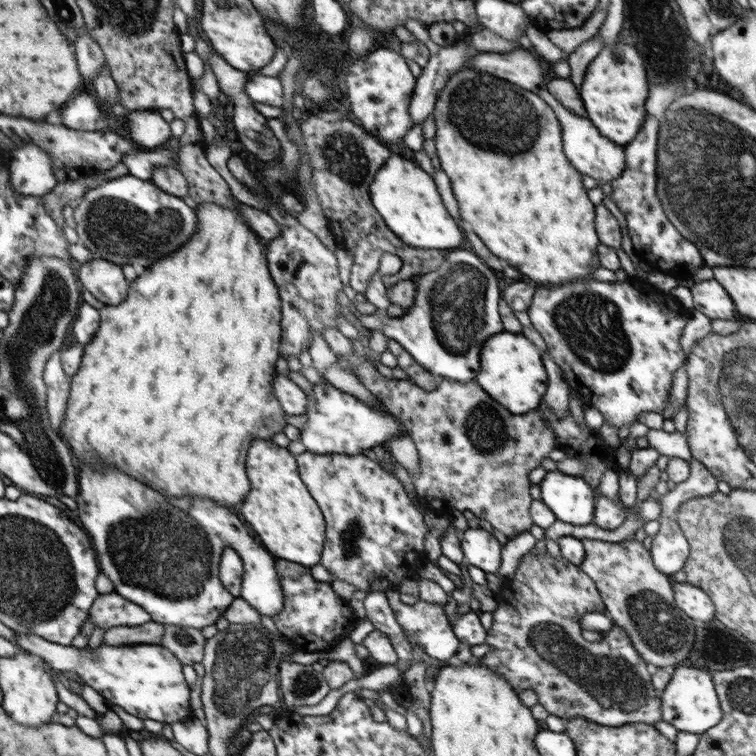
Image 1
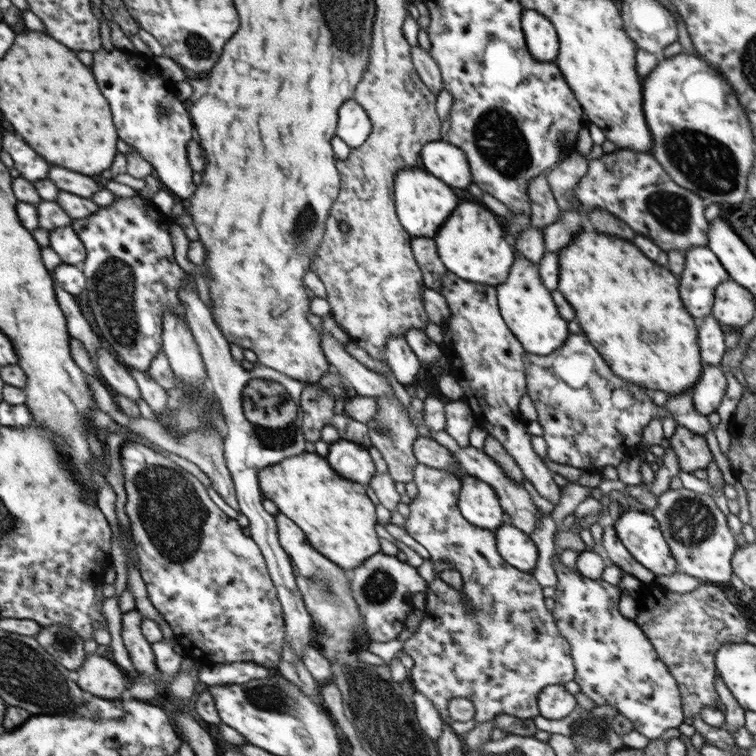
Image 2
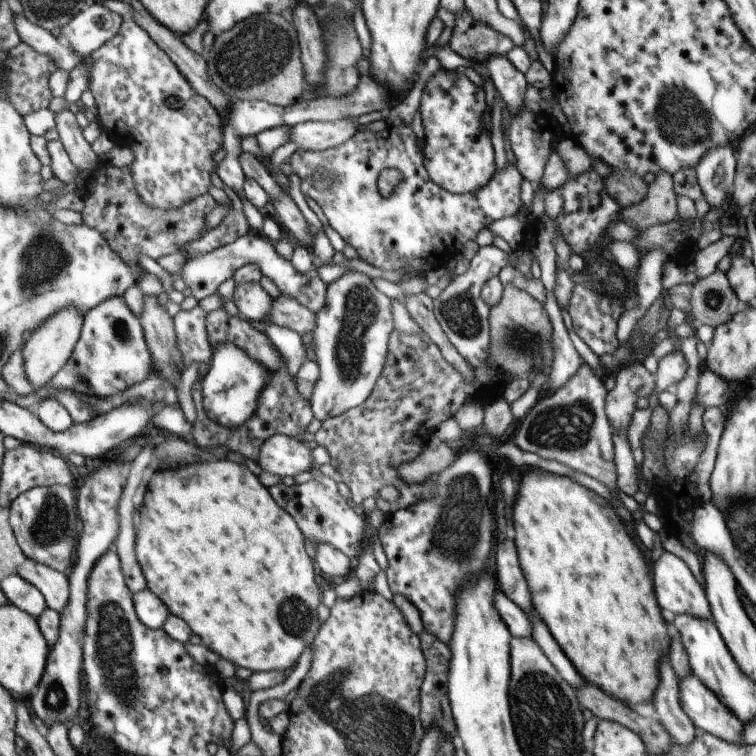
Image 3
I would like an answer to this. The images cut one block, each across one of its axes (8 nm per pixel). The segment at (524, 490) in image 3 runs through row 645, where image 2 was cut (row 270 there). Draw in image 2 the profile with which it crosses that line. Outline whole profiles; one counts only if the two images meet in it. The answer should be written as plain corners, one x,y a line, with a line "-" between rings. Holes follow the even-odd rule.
589,224
584,225
572,237
572,241
558,251
558,264
560,264
560,274
557,289
564,294
564,298
568,298
570,306
576,310
576,320
582,326
580,332
584,332
586,338
592,342
592,346
596,346
596,350
600,350
600,356
606,360
608,366
610,366
617,377
638,384
651,394
657,390
662,390
670,397
682,393
686,389
694,388
694,385
698,383
699,376
702,375
703,367
702,358
700,358
700,344
698,344
698,324
692,316
688,316
688,310
684,308
685,304
678,296
678,278
674,274
670,274
668,268
664,268
664,266
660,266
656,262
650,262
631,241
626,241
614,235
600,233

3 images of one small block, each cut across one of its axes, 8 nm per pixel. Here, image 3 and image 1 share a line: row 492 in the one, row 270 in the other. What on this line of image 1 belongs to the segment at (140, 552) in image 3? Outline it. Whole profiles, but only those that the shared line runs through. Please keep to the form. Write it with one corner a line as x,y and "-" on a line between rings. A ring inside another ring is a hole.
207,202
195,209
197,218
196,234
193,234
186,246
176,254
170,254
160,264
145,267
145,272
130,283
127,297
117,305
105,305
99,310
101,321
93,339
85,344
84,370
71,376
70,400
65,419
61,426
62,440
70,444
72,452
82,462
108,462
118,466
128,476
144,482
146,486
162,492
164,496
202,496
214,498
220,506
234,506
244,500
250,490
248,476
244,472
244,462
248,456
248,446
256,439
271,440
272,436
283,432
287,427
278,399
273,391
273,380
277,375
277,360
280,357
282,305
279,288
273,282
267,261
268,242
259,238
243,221
238,207
224,208
-
264,418
276,422
266,425
-
148,466
148,468
146,468
-
152,482
152,484
150,484

